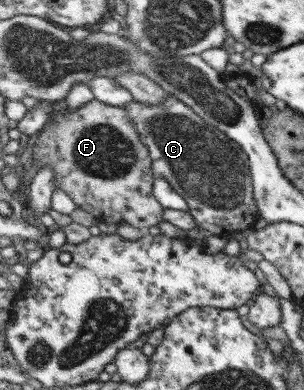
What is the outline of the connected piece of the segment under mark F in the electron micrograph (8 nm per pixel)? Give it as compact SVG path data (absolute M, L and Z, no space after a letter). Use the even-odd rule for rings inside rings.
M96 98L77 109L68 109L63 104L54 103L50 118L33 146L31 158L35 160L38 170L52 167L56 172L56 187L64 191L77 207L91 213L99 222L126 223L146 229L166 220L165 208L153 194L153 157L124 107L110 106Z

